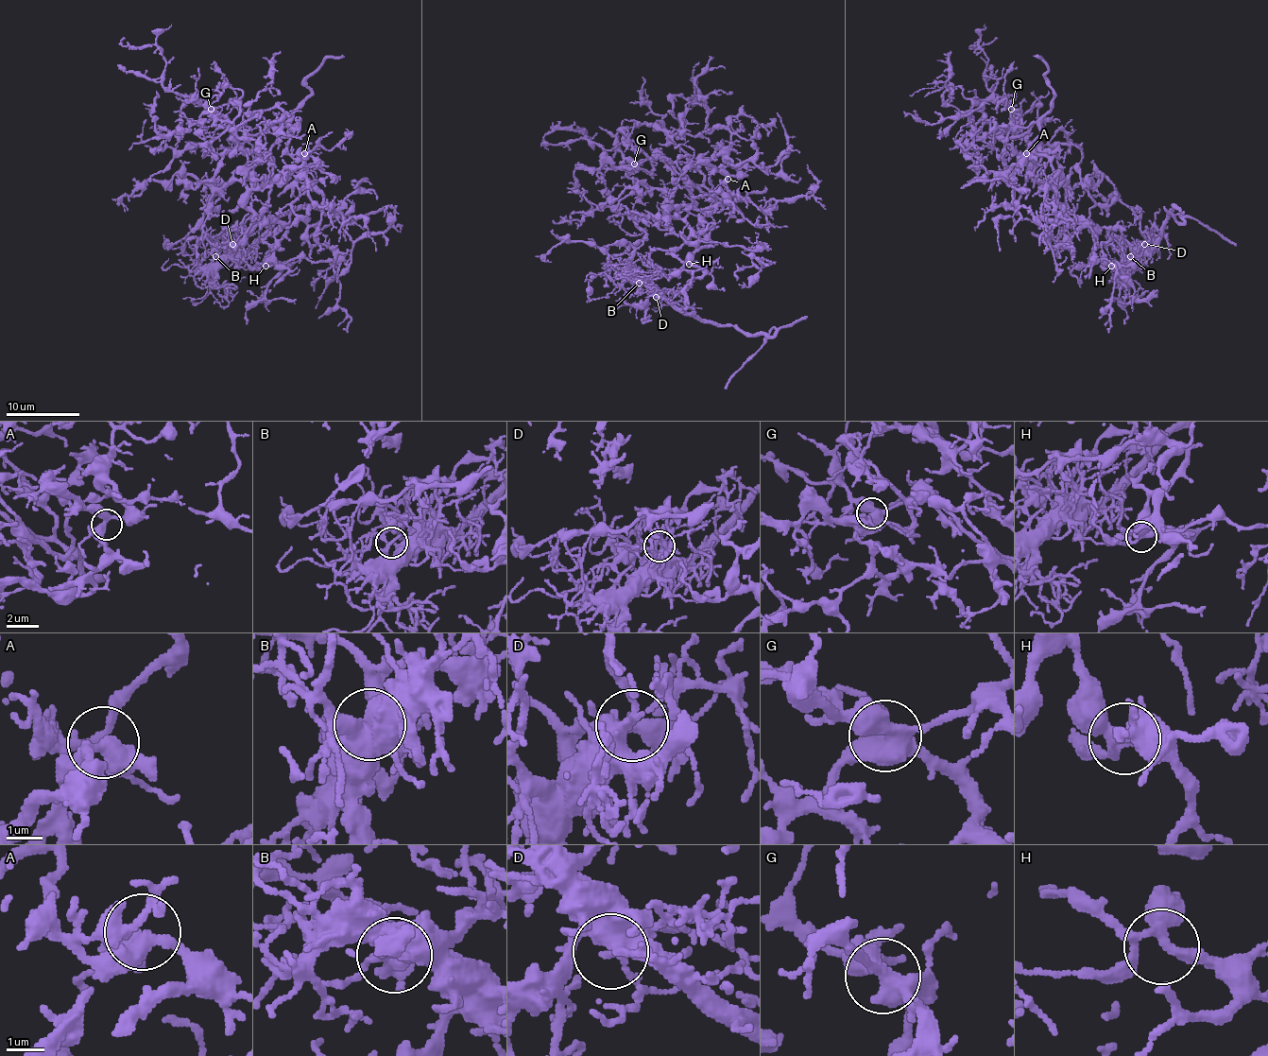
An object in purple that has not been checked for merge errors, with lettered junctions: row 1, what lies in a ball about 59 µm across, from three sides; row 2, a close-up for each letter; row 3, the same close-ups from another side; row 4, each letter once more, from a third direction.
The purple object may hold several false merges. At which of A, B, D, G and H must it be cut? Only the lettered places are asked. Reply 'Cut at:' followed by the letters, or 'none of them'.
Cut at: B

